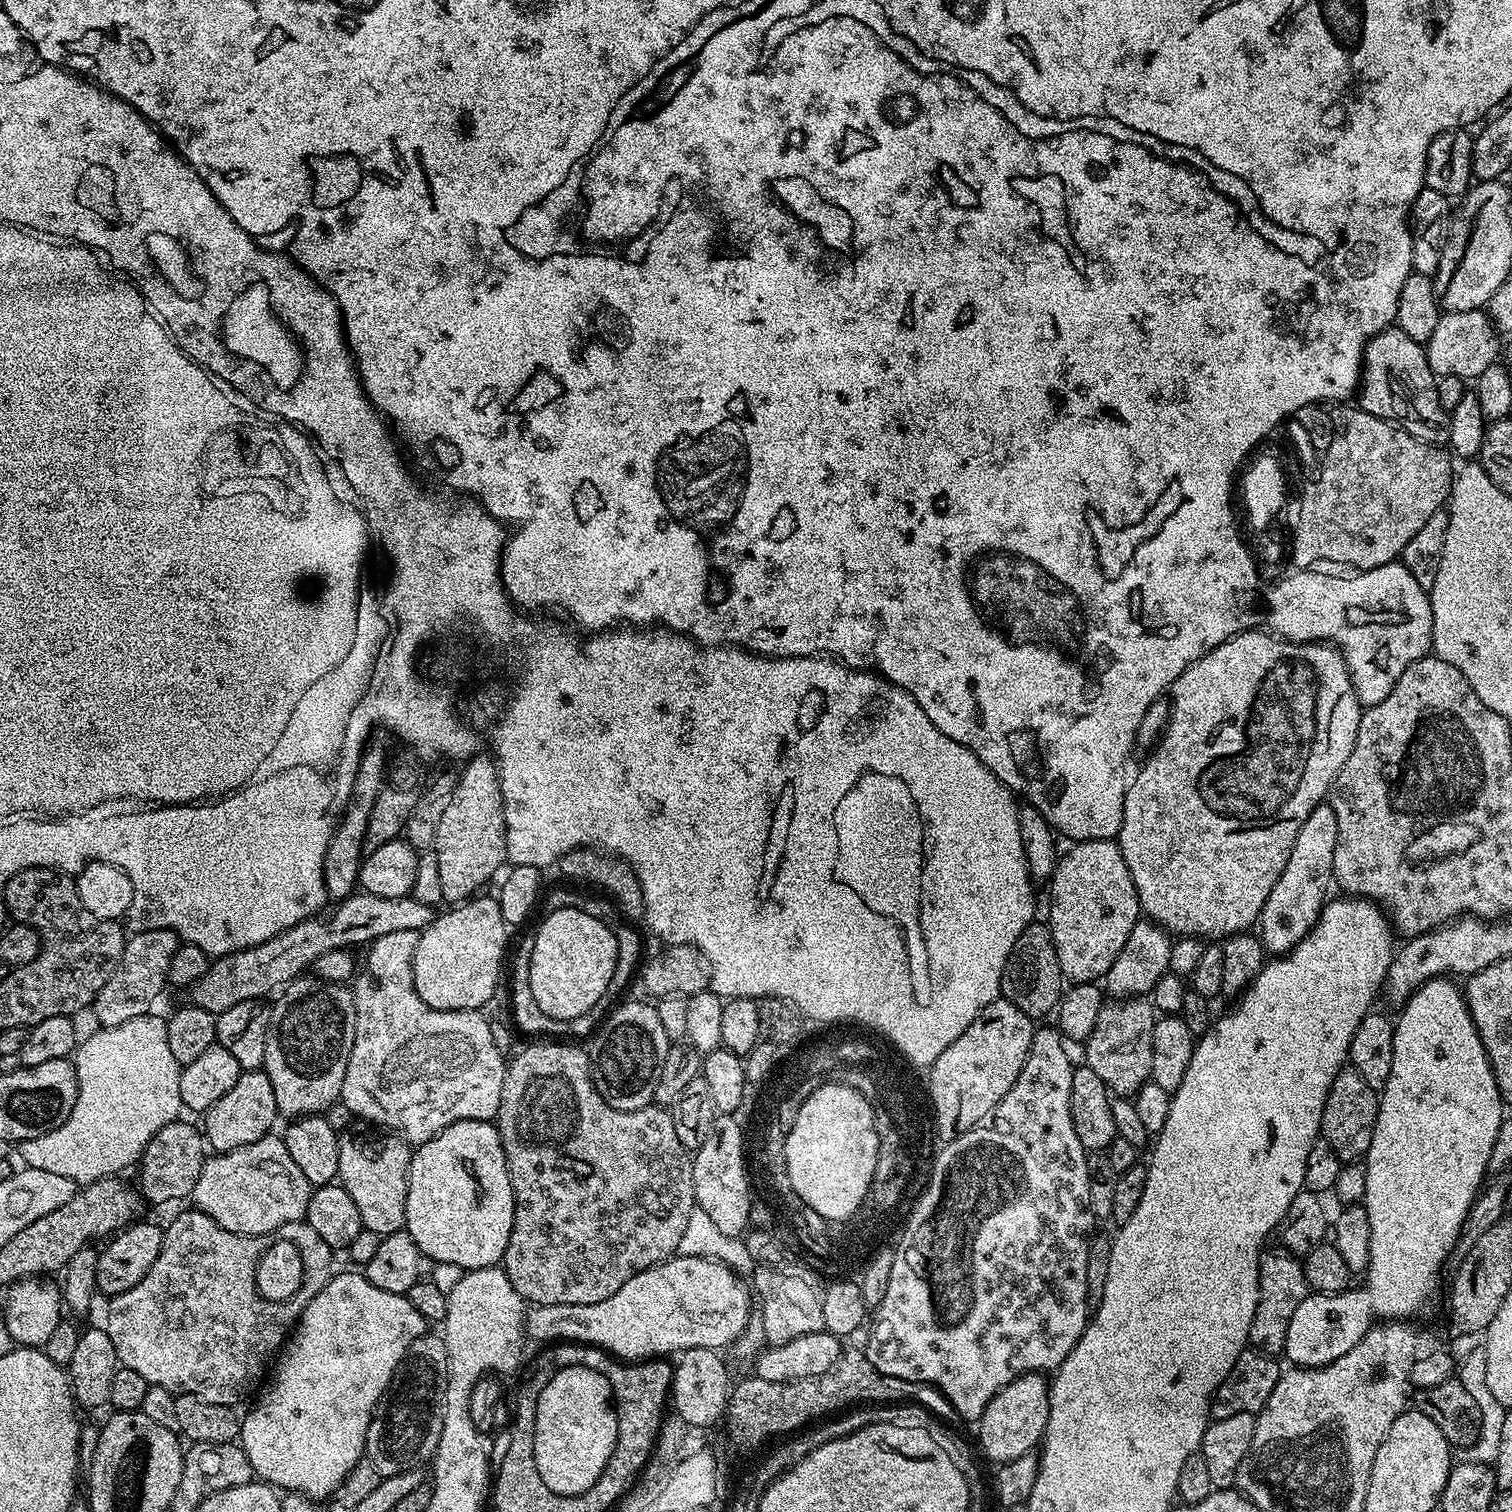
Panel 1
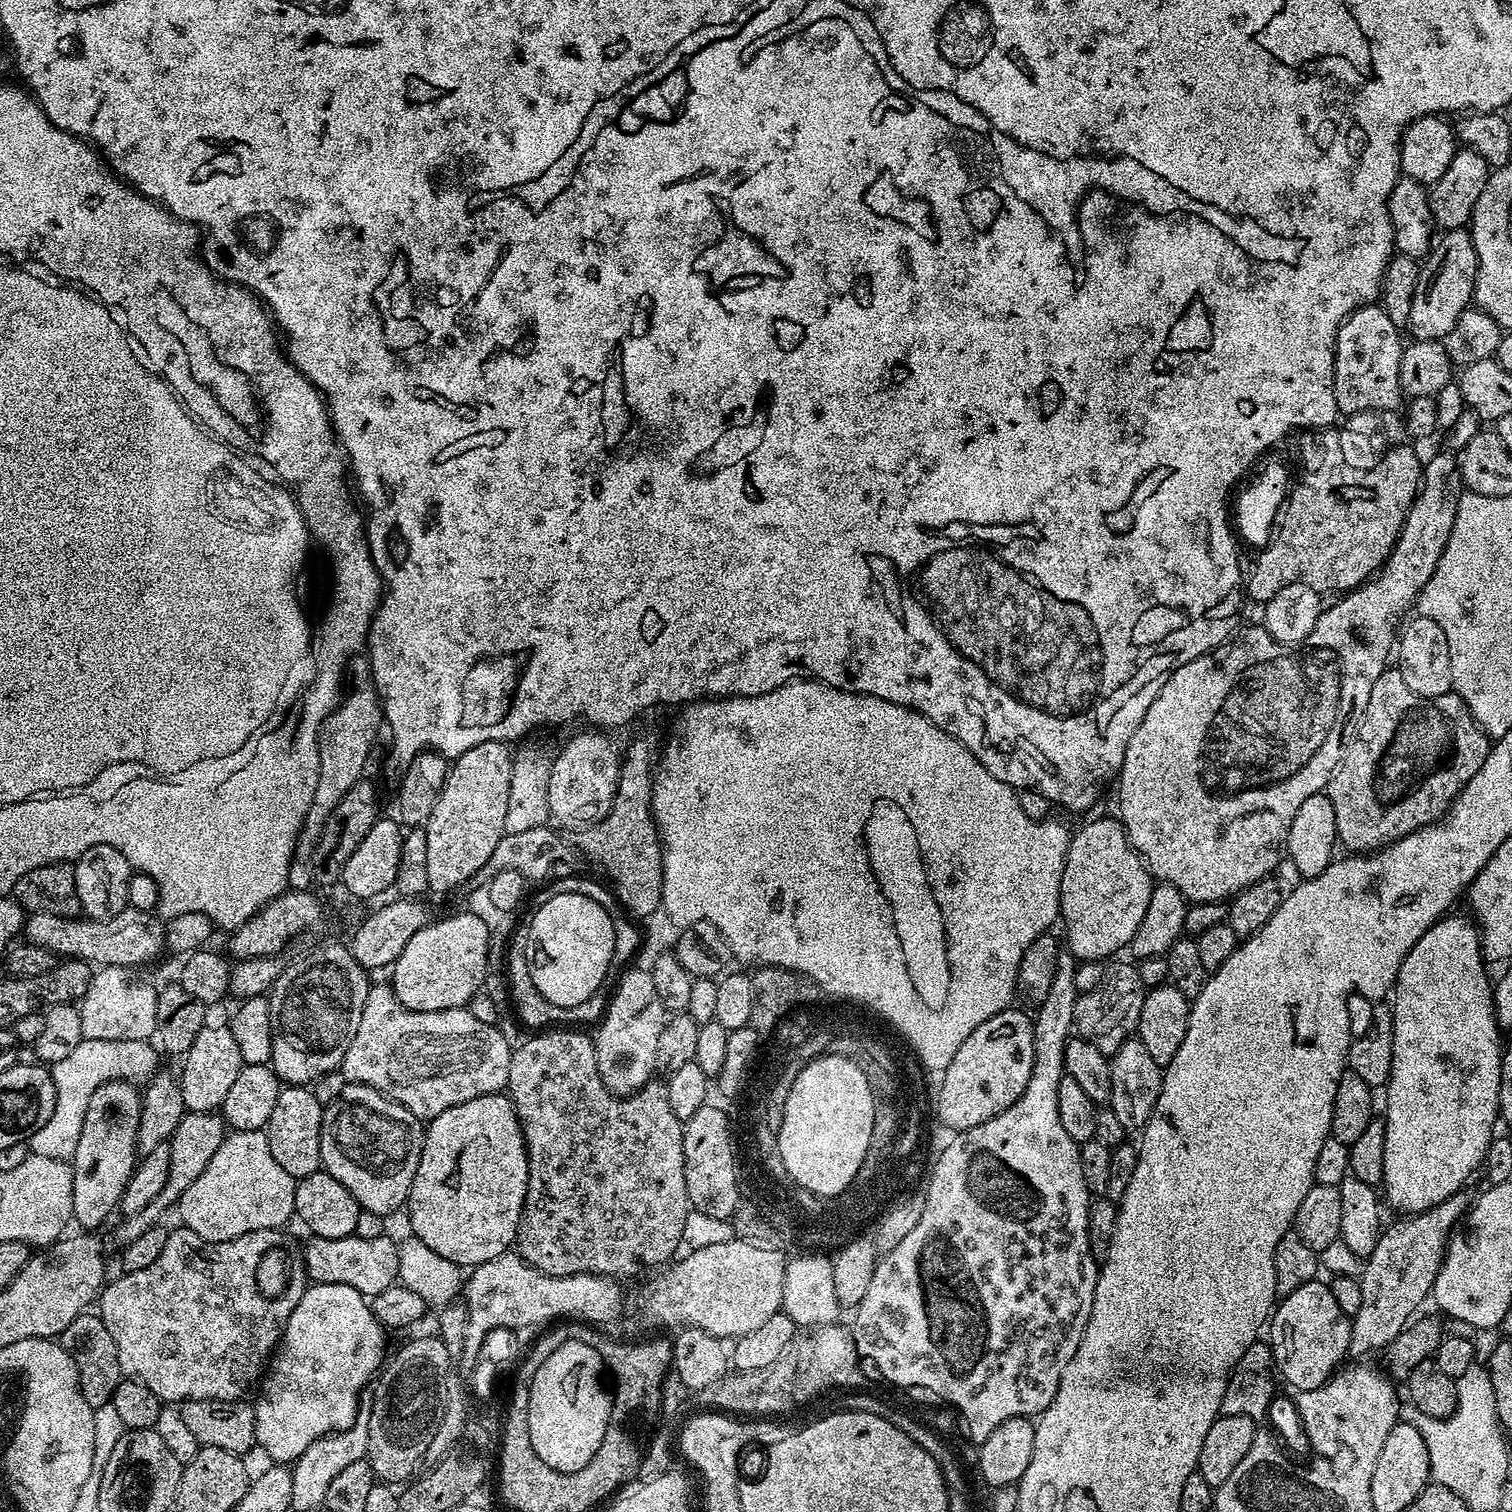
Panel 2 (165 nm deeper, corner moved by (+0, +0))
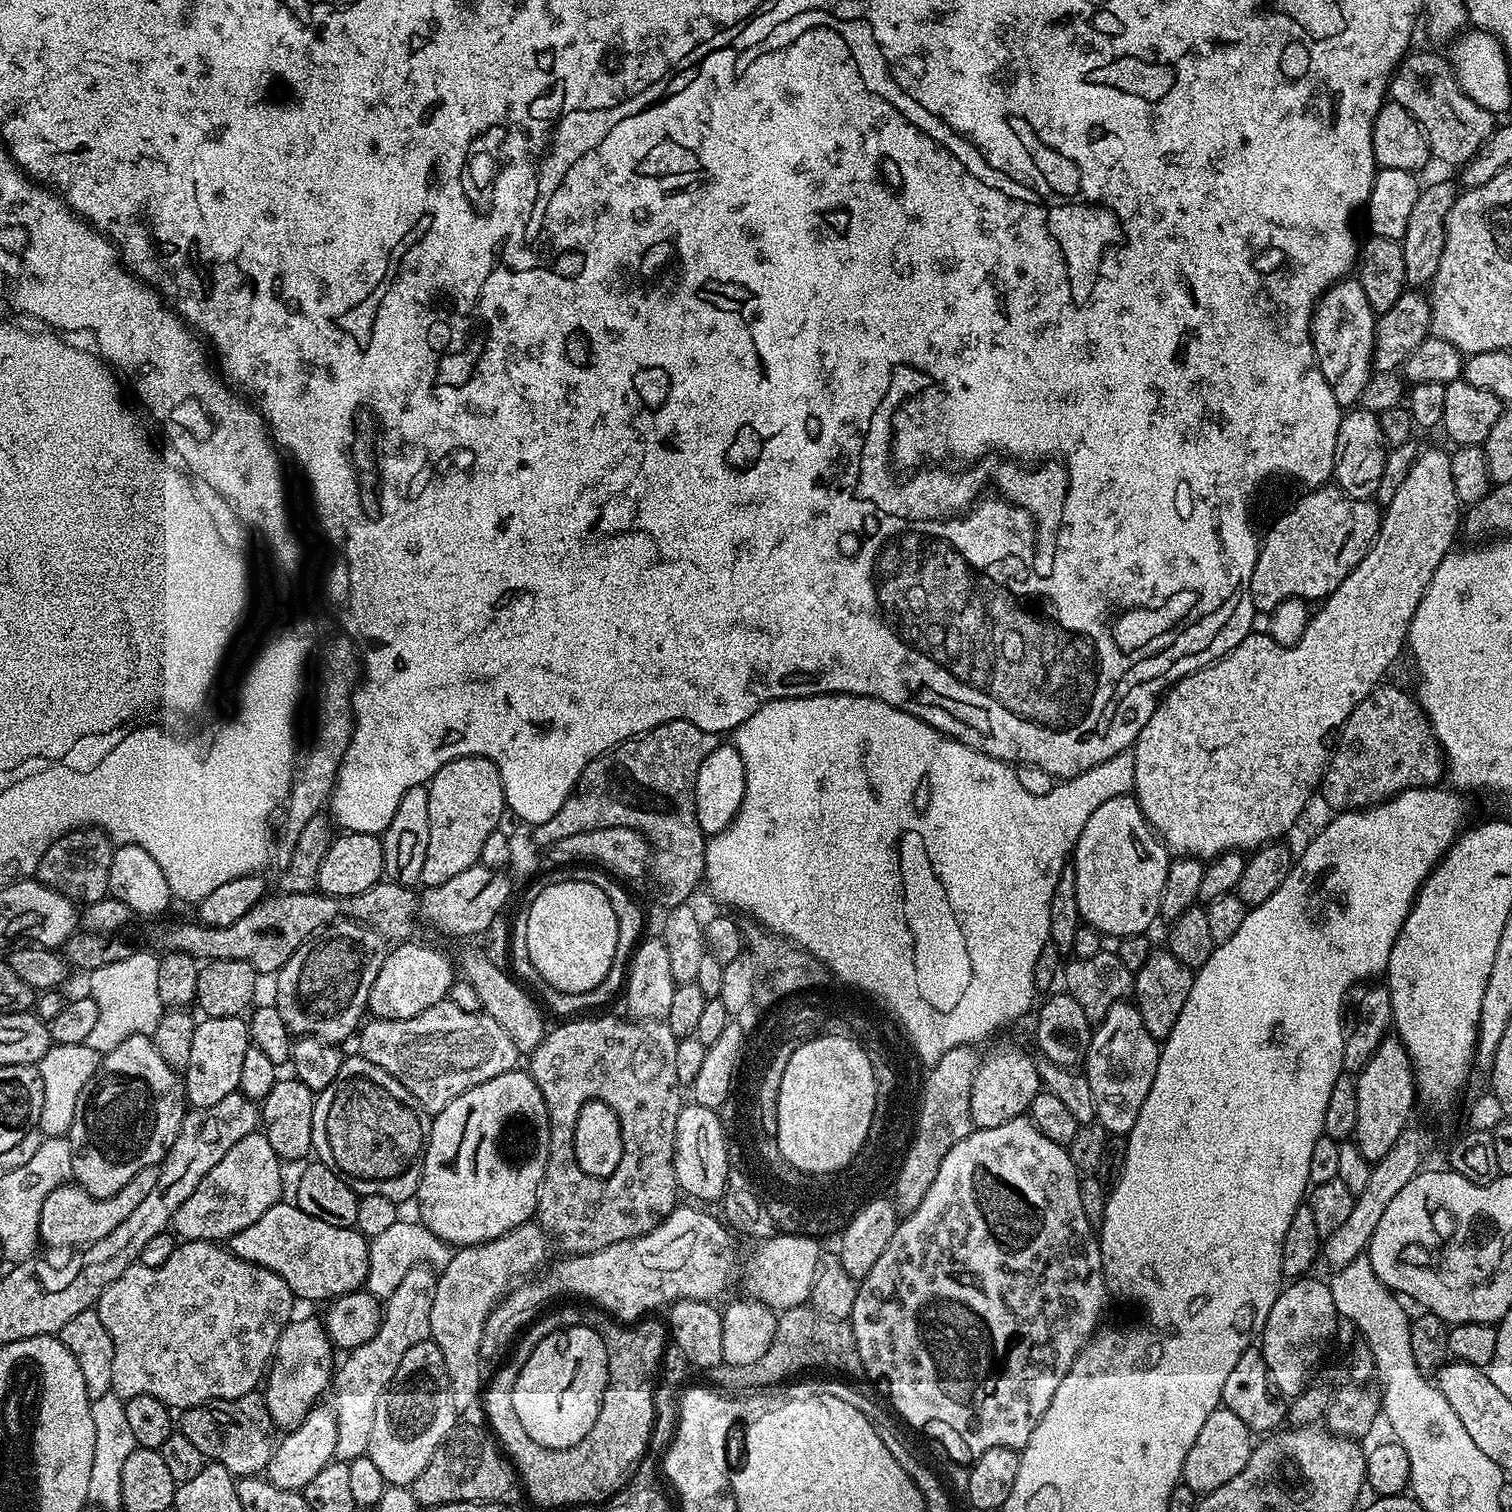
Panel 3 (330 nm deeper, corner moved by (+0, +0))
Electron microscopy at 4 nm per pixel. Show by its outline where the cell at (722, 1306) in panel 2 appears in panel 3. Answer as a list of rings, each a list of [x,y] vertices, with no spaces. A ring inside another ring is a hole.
[[[778,1235],[768,1239],[761,1239],[755,1246],[756,1253],[748,1260],[748,1265],[743,1265],[742,1280],[744,1276],[744,1288],[749,1297],[760,1300],[773,1310],[785,1308],[797,1308],[809,1303],[812,1299],[812,1287],[818,1267],[822,1262],[822,1246],[811,1235]]]

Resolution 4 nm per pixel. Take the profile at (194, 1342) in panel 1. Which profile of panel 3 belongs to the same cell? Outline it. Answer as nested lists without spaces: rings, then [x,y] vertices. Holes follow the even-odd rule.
[[[186,1240],[177,1243],[174,1254],[162,1262],[162,1266],[146,1266],[139,1262],[132,1264],[106,1290],[102,1290],[100,1299],[94,1307],[98,1318],[102,1318],[102,1326],[106,1326],[106,1334],[110,1334],[110,1342],[114,1342],[114,1378],[112,1379],[112,1393],[126,1401],[130,1398],[138,1398],[138,1394],[150,1394],[150,1398],[158,1398],[163,1404],[172,1410],[193,1408],[199,1404],[207,1404],[209,1400],[237,1400],[248,1392],[255,1392],[261,1387],[266,1373],[270,1367],[270,1361],[276,1355],[276,1343],[282,1334],[282,1330],[293,1319],[292,1303],[294,1297],[290,1286],[278,1278],[274,1270],[266,1270],[254,1262],[248,1262],[238,1258],[227,1247],[211,1240]]]

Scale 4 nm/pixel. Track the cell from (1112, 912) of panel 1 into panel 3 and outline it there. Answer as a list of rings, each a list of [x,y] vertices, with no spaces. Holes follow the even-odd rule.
[[[1135,795],[1110,798],[1086,818],[1070,862],[1074,866],[1080,919],[1101,937],[1142,935],[1158,920],[1170,853],[1152,831]]]

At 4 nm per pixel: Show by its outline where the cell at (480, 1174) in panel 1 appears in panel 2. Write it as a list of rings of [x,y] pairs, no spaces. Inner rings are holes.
[[[504,1094],[470,1098],[470,1102],[450,1106],[450,1110],[442,1110],[442,1114],[427,1121],[422,1158],[406,1205],[411,1235],[426,1242],[442,1258],[450,1258],[461,1269],[471,1270],[515,1245],[527,1189],[528,1151],[512,1101]]]

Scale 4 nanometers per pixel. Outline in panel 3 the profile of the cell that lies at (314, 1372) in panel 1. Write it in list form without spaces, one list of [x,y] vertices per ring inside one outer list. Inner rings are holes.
[[[296,1318],[284,1327],[276,1343],[276,1355],[270,1361],[262,1384],[266,1410],[277,1429],[291,1430],[298,1427],[302,1418],[306,1418],[306,1414],[320,1398],[316,1396],[323,1394],[327,1384],[329,1387],[334,1376],[332,1352],[334,1353],[334,1345],[325,1334],[324,1325],[319,1319]]]

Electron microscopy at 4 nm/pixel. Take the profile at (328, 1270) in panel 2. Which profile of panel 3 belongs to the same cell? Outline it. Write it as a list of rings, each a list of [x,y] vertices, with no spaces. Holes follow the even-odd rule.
[[[281,1202],[270,1206],[258,1222],[246,1226],[246,1230],[238,1230],[226,1242],[229,1252],[248,1262],[254,1262],[266,1270],[274,1270],[286,1286],[290,1286],[293,1297],[304,1300],[321,1300],[327,1302],[338,1296],[345,1296],[348,1292],[361,1289],[368,1278],[368,1245],[369,1237],[363,1236],[355,1228],[330,1226],[330,1222],[322,1222],[318,1218],[310,1218],[302,1209],[292,1202]]]

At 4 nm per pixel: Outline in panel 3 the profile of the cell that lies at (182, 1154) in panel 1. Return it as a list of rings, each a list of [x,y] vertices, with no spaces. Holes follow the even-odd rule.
[[[159,1167],[143,1168],[110,1198],[94,1198],[75,1182],[69,1182],[50,1190],[46,1194],[46,1202],[42,1202],[40,1215],[40,1240],[52,1248],[72,1248],[83,1250],[88,1245],[106,1238],[110,1230],[122,1226],[126,1218],[142,1203],[142,1198],[154,1190],[154,1182],[158,1182]]]

